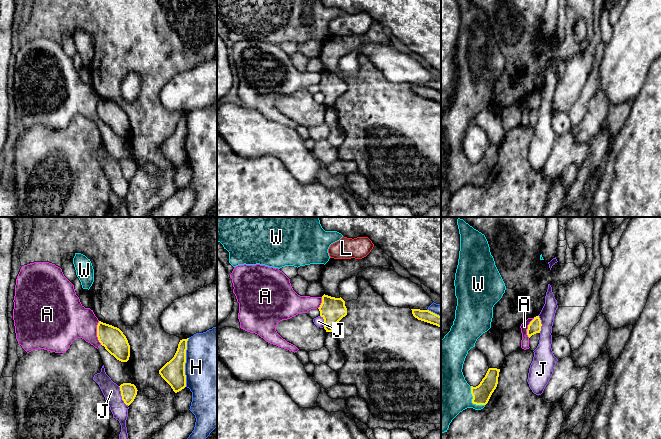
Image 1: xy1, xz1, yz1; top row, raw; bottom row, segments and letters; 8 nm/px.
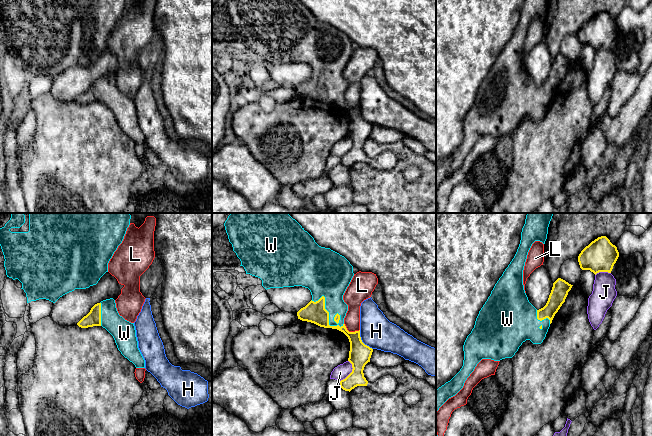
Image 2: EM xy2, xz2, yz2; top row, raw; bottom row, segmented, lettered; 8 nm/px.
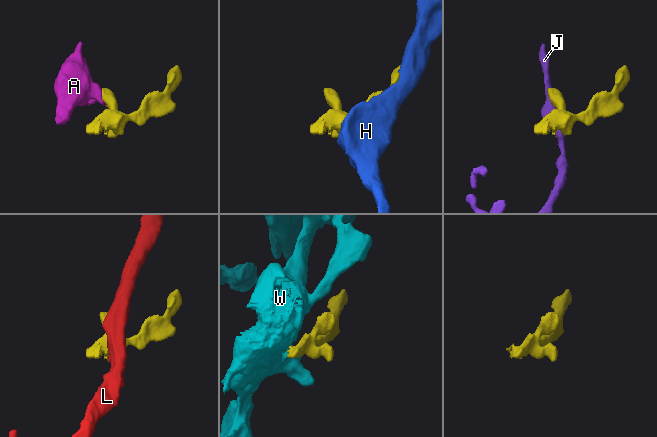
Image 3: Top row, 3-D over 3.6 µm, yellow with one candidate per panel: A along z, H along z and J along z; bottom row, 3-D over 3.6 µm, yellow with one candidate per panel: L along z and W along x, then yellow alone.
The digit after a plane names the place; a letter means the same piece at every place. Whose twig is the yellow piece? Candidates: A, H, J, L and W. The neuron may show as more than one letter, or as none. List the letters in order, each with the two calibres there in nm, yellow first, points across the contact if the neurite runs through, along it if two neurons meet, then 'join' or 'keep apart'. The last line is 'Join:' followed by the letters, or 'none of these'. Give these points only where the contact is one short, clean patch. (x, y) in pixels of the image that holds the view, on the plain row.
A: 190/320 nm | along xy1 (98, 97), (97, 115), (101, 120) | keep apart
H: 190/500 nm | keep apart
J: 180/120 nm | keep apart
L: 180/130 nm | along xz2 (344, 99), (349, 107), (359, 106) | keep apart
W: 170/280 nm | across xz2 (314, 88), (327, 87), (327, 64), (330, 56) | join
Join: W

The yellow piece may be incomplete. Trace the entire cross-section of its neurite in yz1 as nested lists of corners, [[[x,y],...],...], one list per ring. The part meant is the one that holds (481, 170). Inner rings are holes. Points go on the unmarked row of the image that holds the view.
[[[457,0],[460,10],[460,27],[455,49],[457,82],[450,107],[441,116],[441,210],[447,208],[452,196],[463,186],[481,186],[497,163],[500,145],[489,144],[476,163],[470,162],[462,145],[468,127],[477,115],[491,104],[493,83],[505,69],[505,59],[495,41],[484,10],[469,0]]]

